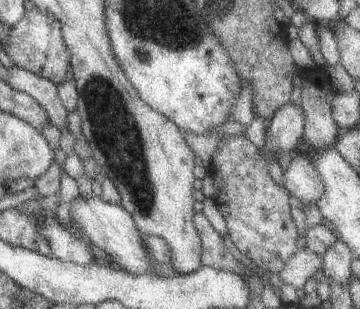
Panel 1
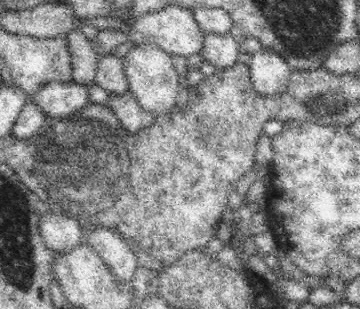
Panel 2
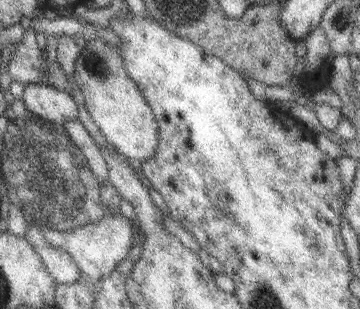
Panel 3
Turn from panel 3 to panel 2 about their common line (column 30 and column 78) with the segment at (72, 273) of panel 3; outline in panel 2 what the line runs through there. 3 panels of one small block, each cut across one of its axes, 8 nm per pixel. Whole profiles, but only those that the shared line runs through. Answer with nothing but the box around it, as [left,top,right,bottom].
[40,212,84,254]

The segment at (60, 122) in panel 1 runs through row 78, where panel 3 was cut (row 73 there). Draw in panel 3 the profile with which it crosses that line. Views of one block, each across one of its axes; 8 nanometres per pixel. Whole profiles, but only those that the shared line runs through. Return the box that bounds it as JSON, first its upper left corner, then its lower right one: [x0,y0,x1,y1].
[7,32,45,86]

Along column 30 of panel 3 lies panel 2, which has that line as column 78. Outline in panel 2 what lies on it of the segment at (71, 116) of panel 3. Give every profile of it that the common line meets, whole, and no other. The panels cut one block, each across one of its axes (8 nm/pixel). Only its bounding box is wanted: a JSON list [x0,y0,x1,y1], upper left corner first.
[30,82,92,118]

